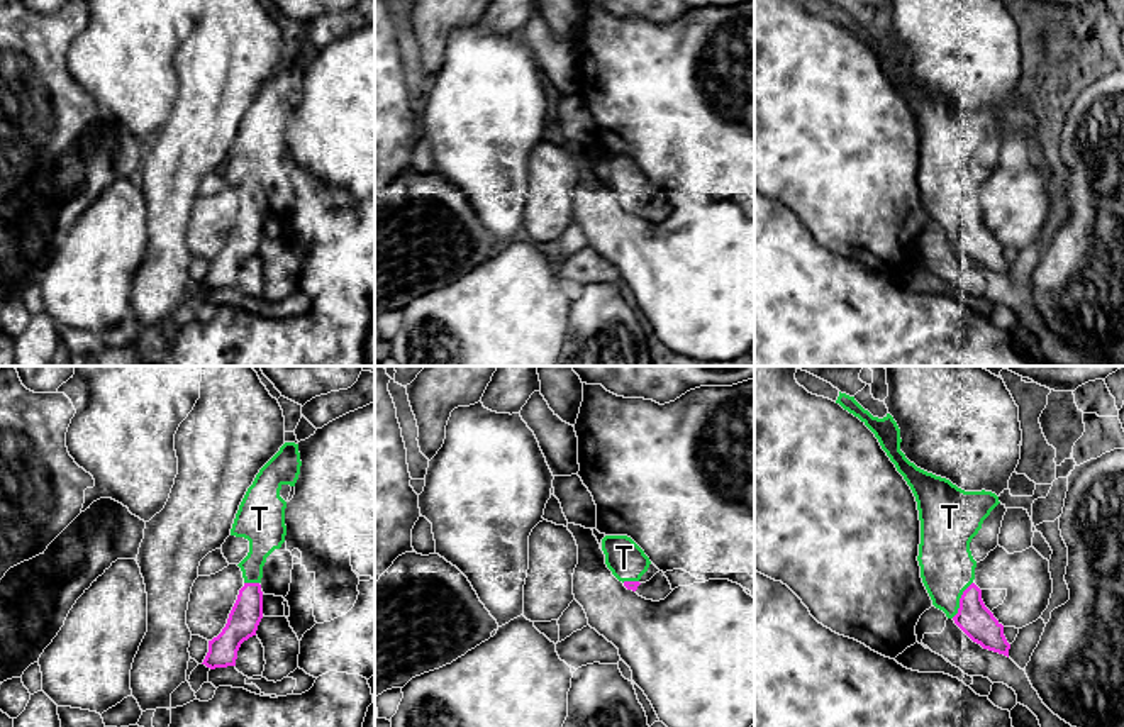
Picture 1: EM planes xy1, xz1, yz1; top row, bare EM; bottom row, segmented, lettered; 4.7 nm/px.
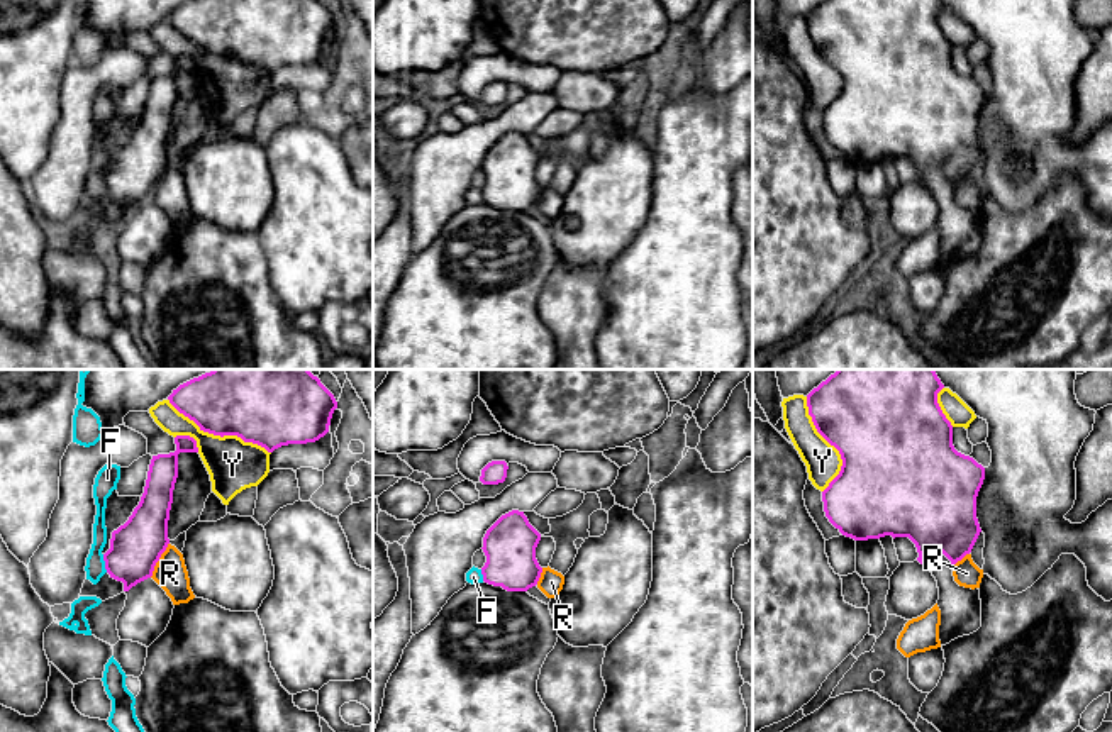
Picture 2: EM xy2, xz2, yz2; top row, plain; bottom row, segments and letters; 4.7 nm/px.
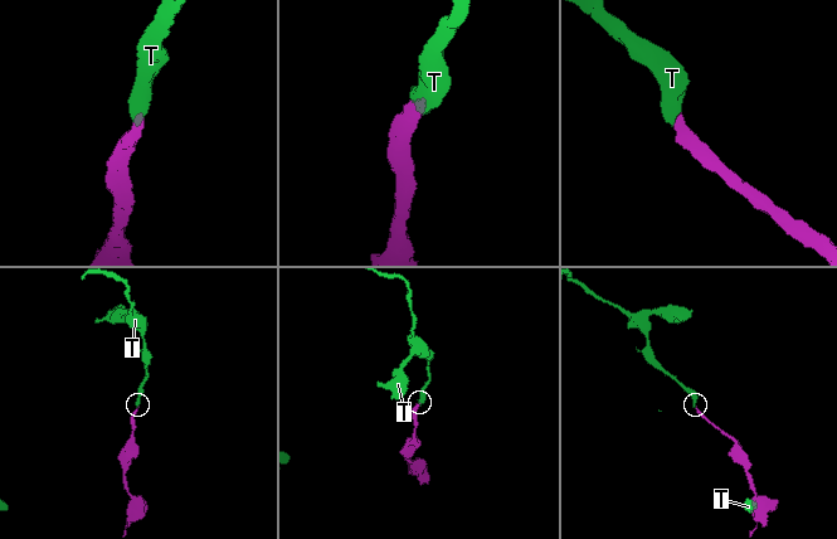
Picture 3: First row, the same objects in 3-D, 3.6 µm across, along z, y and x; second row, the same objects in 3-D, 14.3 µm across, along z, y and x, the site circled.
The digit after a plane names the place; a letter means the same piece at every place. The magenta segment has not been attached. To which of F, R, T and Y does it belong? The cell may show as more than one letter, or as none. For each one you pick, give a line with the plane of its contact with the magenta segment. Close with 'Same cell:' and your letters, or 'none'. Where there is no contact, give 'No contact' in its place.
T: Touches magenta in yz1
Same cell: T

